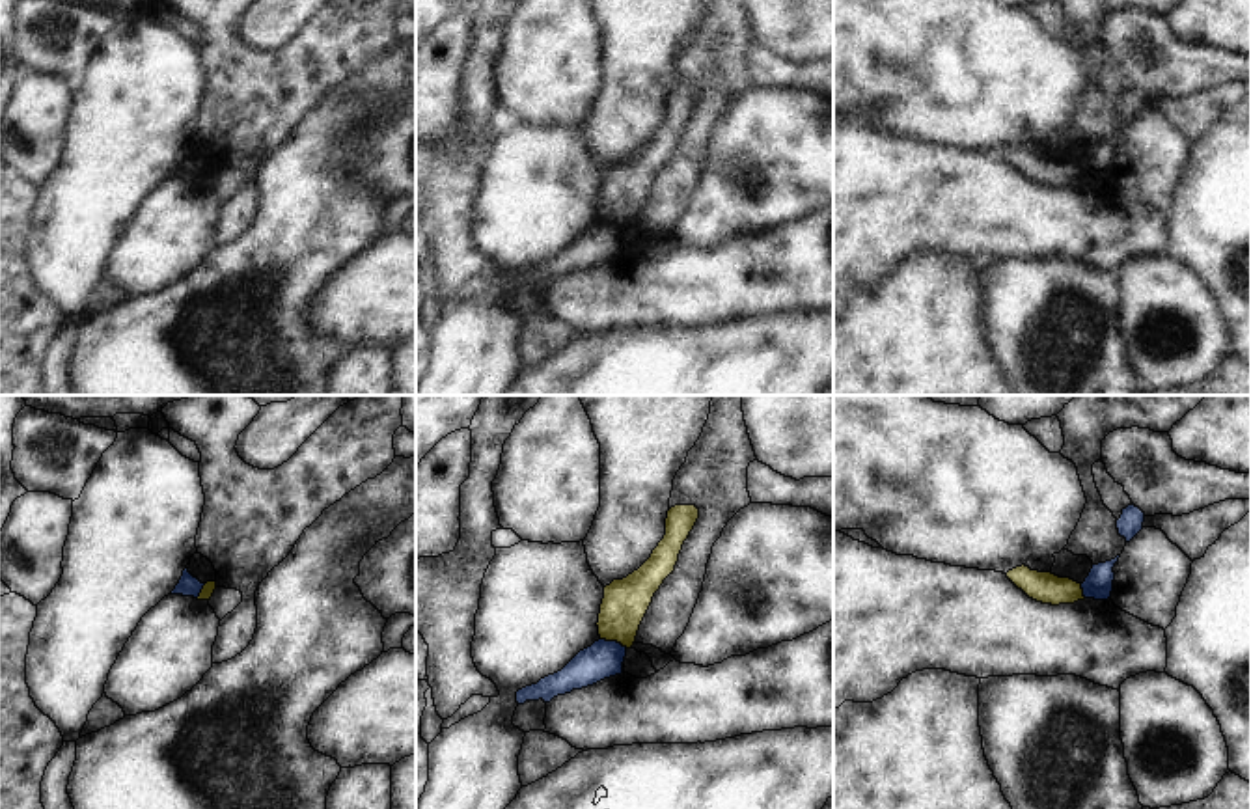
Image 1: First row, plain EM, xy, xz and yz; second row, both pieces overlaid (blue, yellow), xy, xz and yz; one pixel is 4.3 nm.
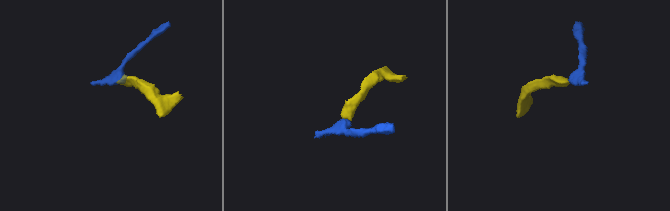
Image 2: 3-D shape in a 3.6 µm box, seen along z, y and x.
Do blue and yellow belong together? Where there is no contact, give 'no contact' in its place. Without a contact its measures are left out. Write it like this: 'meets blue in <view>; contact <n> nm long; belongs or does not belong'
meets blue in xz; contact 130 nm long; does not belong

